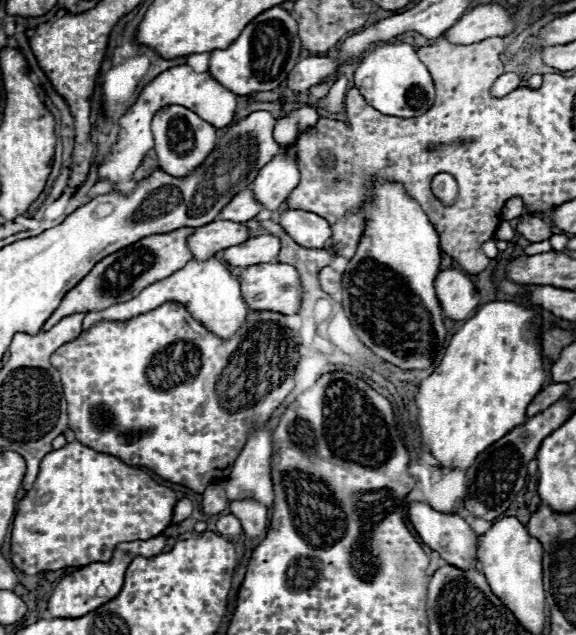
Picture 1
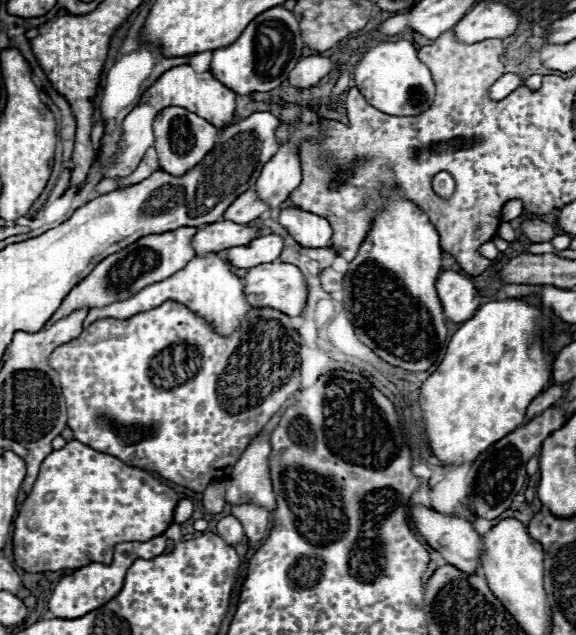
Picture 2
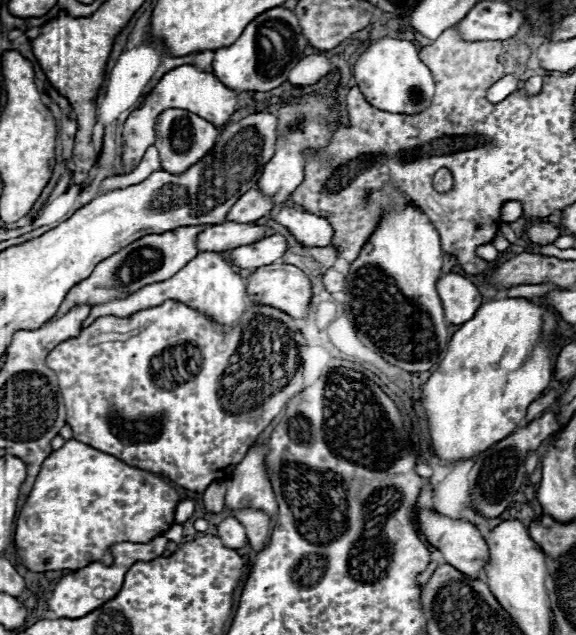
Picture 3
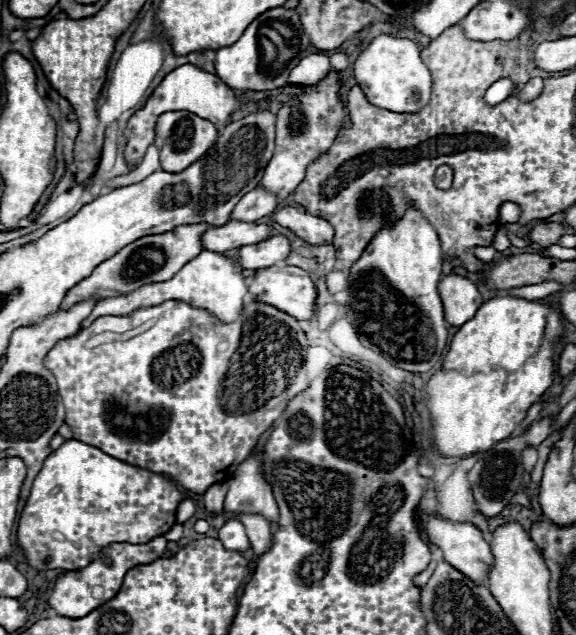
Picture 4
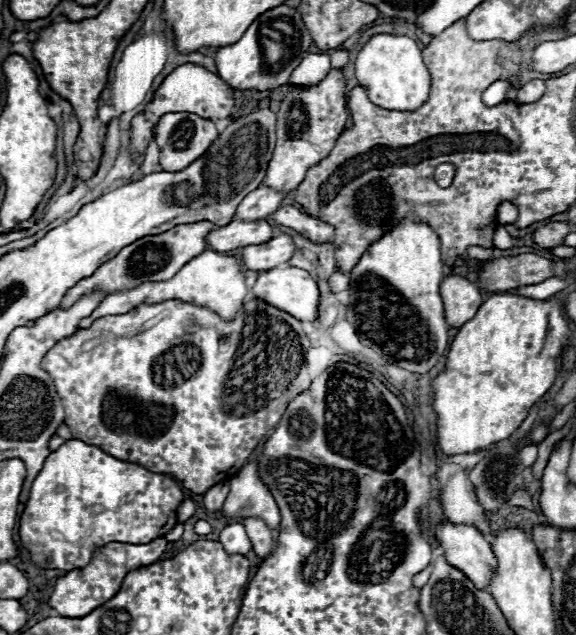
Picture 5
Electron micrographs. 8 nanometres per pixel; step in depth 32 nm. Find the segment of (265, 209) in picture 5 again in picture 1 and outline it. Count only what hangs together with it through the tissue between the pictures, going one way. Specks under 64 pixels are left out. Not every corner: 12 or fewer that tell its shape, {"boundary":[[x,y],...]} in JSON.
{"boundary":[[250,188],[238,192],[220,220],[252,220],[262,206]]}

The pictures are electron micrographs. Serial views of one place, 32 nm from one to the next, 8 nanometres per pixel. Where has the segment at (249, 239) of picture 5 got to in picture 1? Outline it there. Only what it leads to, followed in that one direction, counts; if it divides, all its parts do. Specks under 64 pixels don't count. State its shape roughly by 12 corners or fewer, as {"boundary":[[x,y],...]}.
{"boundary":[[230,220],[196,228],[186,242],[194,260],[242,244],[250,232]]}

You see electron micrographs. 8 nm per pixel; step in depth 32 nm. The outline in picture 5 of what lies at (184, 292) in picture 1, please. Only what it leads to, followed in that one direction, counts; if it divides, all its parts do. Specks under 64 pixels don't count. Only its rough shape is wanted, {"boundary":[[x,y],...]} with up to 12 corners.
{"boundary":[[204,250],[170,280],[106,296],[80,328],[136,304],[188,300],[234,320],[240,258]]}

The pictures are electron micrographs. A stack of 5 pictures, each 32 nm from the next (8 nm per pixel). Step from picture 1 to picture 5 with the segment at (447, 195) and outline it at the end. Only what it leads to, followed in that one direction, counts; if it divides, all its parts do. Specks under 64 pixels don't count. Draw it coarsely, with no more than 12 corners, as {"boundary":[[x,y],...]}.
{"boundary":[[440,164],[434,180],[440,188],[452,184],[456,168],[452,164]]}

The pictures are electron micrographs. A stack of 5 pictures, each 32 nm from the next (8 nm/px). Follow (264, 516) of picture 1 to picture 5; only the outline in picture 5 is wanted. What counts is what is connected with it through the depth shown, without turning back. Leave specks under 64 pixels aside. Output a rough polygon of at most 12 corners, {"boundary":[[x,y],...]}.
{"boundary":[[242,518],[252,550],[264,558],[274,534],[260,518]]}

